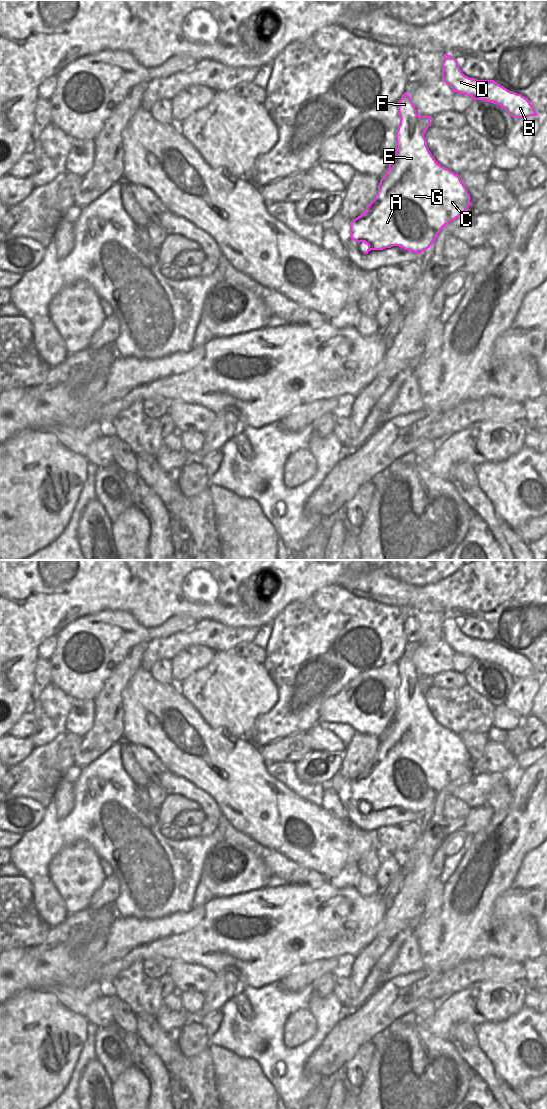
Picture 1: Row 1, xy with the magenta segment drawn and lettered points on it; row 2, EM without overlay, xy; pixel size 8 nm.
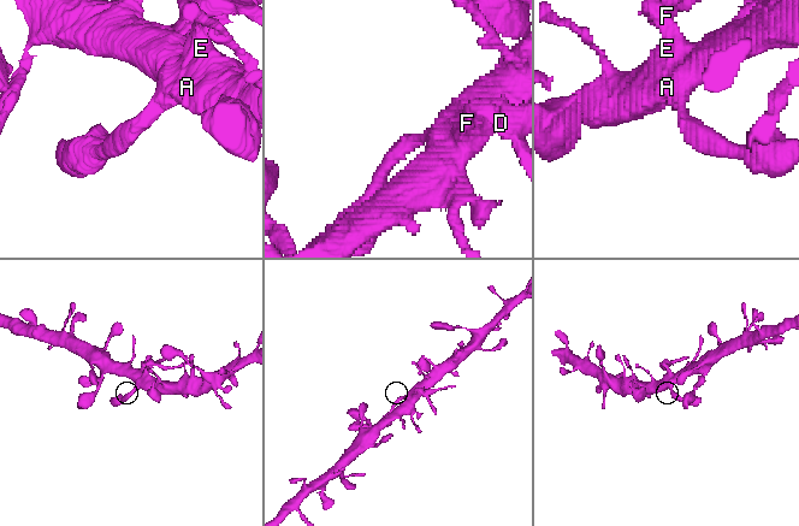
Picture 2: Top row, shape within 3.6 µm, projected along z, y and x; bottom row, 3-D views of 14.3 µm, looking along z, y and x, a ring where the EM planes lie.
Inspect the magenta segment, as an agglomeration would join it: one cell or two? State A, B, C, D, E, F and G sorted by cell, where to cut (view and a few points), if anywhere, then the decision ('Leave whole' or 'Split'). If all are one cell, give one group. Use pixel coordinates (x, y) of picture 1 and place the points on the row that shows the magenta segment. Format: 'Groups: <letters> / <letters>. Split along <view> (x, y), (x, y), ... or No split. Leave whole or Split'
Groups: A C E G / B D F. Split along xy (400, 116), (403, 128), (407, 134), (413, 131), (419, 132). Split.

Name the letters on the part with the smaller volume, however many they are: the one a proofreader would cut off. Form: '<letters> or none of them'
B, D, F

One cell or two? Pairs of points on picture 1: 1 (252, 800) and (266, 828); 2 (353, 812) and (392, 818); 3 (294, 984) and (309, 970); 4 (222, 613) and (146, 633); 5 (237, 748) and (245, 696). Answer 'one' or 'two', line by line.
1: one
2: one
3: one
4: two
5: two

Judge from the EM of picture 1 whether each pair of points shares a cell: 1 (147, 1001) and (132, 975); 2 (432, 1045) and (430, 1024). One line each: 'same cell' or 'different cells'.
1: same cell
2: different cells

